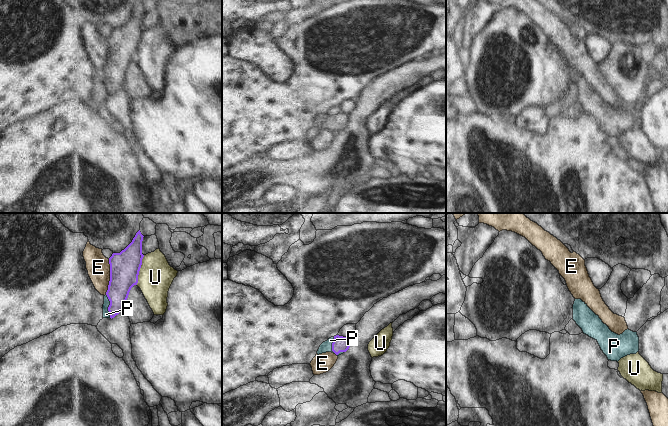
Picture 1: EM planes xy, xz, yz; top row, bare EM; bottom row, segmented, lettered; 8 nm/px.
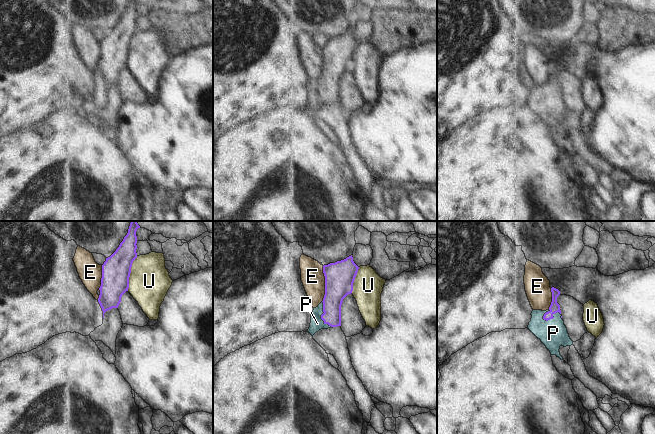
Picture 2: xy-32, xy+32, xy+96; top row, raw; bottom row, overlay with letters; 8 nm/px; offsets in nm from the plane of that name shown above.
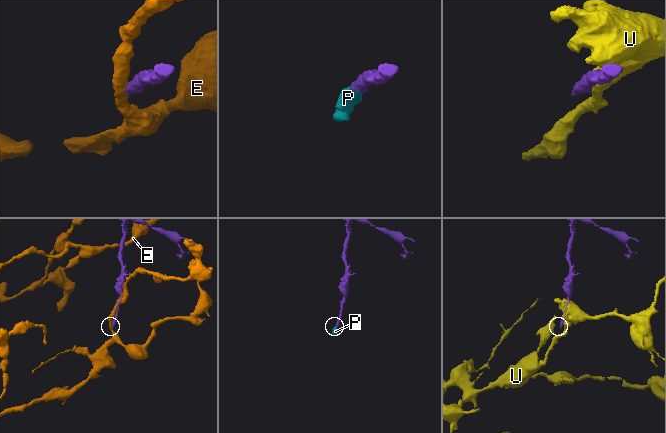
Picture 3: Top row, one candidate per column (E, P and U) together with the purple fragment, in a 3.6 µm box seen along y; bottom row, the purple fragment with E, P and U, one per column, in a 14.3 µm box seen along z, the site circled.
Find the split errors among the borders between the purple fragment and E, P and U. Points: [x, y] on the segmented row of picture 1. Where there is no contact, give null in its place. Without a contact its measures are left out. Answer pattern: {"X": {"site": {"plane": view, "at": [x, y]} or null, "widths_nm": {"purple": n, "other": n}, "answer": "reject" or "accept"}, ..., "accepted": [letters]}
{"E": {"site": {"plane": "xy", "at": [110, 277]}, "widths_nm": {"purple": 240, "other": 190}, "answer": "reject"}, "P": {"site": {"plane": "xy", "at": [109, 306]}, "widths_nm": {"purple": 200, "other": 60}, "answer": "accept"}, "U": {"site": {"plane": "xy", "at": [139, 270]}, "widths_nm": {"purple": 240, "other": 280}, "answer": "reject"}, "accepted": ["P"]}

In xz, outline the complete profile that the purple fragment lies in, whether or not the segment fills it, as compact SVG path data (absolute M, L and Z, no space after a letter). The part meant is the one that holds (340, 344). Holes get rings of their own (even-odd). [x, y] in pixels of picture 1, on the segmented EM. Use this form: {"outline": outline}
{"outline": "M336 335L323 342L319 347L317 354L319 355L326 352L332 352L339 356L346 352L349 347L350 338Z"}

